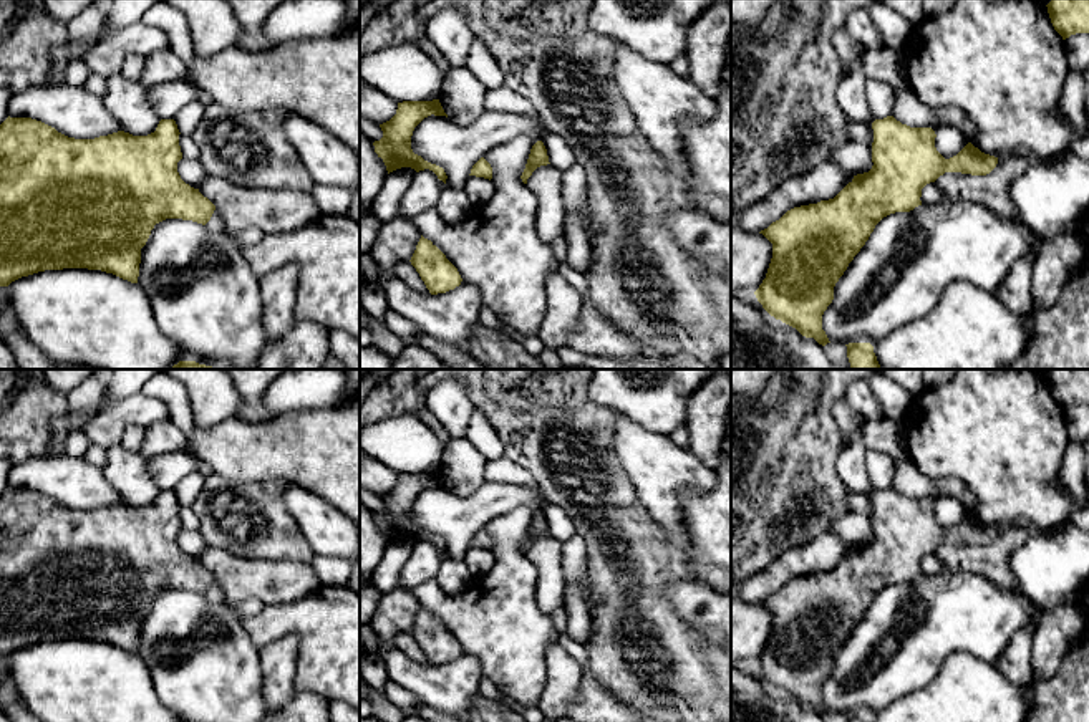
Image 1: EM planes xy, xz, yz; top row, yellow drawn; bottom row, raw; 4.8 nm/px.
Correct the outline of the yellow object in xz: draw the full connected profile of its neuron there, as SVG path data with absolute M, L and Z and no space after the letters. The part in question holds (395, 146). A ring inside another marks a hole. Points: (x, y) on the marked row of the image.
M439 99L403 101L398 103L396 114L390 121L380 124L383 137L375 141L373 146L378 157L383 159L388 174L401 167L411 167L416 172L429 169L446 184L448 176L444 169L424 161L411 149L414 128L431 114L448 118Z

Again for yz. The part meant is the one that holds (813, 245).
M893 116L875 119L872 129L874 166L869 172L854 176L834 199L794 207L759 232L772 243L772 258L766 278L754 291L757 301L771 316L822 346L830 343L822 330L822 315L834 300L834 286L875 225L890 214L922 205L922 189L945 172L986 176L998 164L998 157L981 152L971 142L945 159L935 147L937 134L932 128L910 128Z

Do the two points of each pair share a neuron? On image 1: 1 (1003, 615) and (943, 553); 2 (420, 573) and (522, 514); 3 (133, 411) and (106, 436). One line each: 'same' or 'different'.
1: different
2: different
3: same

